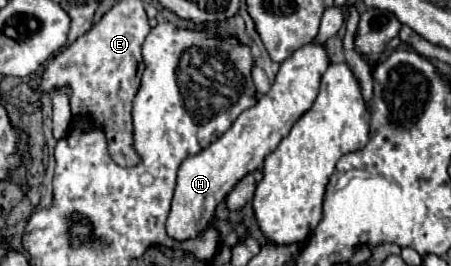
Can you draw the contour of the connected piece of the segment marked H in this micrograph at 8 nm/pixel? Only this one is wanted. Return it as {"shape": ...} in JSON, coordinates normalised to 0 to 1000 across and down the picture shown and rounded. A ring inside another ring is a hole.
{"shape":[[[687,162],[661,184],[643,222],[621,244],[603,335],[585,365],[576,365],[563,402],[532,425],[519,470],[483,530],[466,538],[457,560],[404,605],[395,635],[381,778],[368,823],[368,868],[386,906],[404,914],[439,891],[439,876],[448,876],[466,846],[483,763],[497,756],[510,711],[519,711],[519,695],[541,658],[581,628],[585,590],[616,553],[625,515],[643,500],[652,455],[670,440],[670,425],[678,425],[696,387],[710,289],[723,267],[727,237],[732,222],[714,169]]]}

